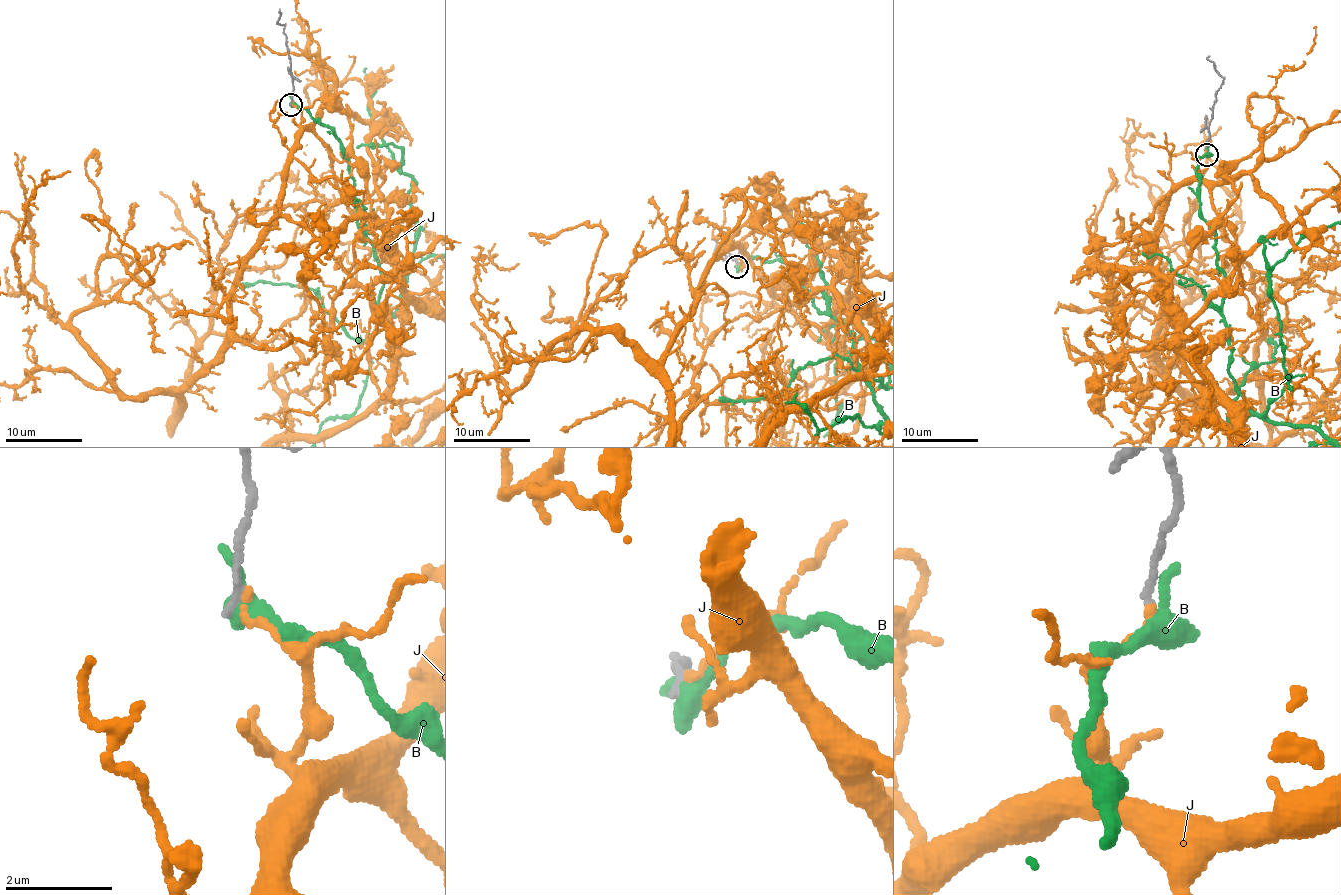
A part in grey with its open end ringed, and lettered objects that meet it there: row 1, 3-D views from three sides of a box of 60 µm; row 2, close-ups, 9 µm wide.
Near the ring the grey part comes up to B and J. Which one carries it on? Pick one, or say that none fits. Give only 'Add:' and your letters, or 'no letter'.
Add: no letter

